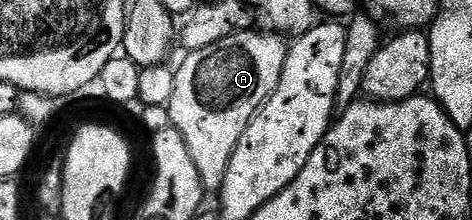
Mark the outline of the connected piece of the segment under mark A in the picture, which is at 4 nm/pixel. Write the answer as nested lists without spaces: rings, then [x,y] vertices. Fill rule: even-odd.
[[[256,28],[237,30],[216,44],[191,51],[185,57],[188,59],[175,67],[174,96],[170,96],[167,104],[168,120],[182,140],[186,140],[190,160],[194,160],[194,168],[198,168],[205,191],[219,191],[226,168],[234,156],[234,148],[238,148],[238,140],[242,140],[242,132],[246,132],[257,110],[278,88],[288,48],[289,43],[279,34],[261,32]]]

